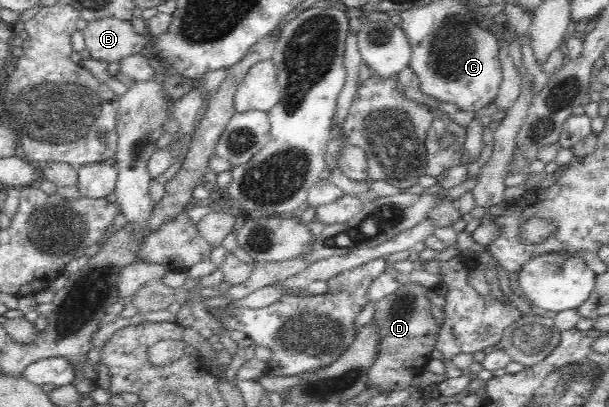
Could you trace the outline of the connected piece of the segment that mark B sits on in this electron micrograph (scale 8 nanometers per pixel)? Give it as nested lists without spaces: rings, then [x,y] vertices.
[[[117,17],[92,20],[81,31],[85,48],[92,59],[108,63],[119,62],[131,54],[143,53],[142,49],[149,41],[146,35],[133,29],[129,20],[119,20]]]

